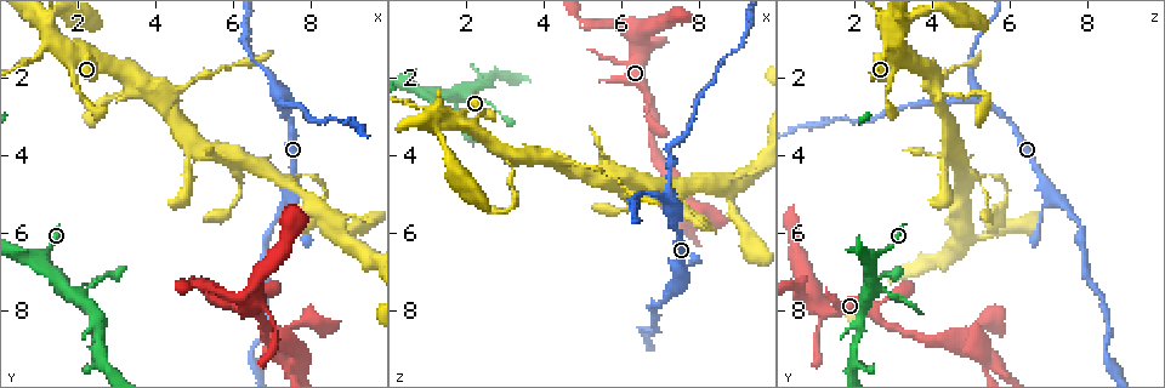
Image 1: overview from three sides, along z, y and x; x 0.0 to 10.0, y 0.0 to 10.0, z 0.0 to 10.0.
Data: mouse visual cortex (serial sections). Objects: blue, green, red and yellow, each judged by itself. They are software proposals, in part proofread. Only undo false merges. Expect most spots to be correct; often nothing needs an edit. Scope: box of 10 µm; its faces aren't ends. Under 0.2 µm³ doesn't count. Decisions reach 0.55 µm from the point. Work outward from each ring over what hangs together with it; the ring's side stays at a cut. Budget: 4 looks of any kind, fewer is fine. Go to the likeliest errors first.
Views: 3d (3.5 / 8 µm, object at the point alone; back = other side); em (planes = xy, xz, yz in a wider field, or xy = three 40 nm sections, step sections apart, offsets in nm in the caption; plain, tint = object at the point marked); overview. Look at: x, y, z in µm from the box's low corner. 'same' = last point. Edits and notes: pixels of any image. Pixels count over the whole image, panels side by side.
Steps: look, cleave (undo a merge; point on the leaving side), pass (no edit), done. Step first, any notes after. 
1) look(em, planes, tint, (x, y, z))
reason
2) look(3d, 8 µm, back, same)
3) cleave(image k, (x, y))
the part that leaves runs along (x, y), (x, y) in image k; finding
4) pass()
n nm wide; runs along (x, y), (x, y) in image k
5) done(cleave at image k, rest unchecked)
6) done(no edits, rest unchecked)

look(em, xy, step 5, tint, (7.30, 2.55, 5.15))
arms part here

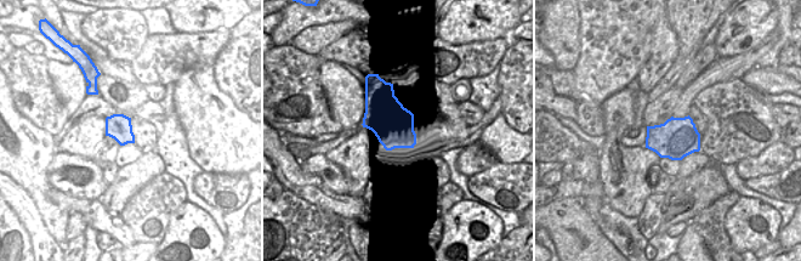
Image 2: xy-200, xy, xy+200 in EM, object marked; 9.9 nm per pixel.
look(3d, 3.5 µm, same)
wider look

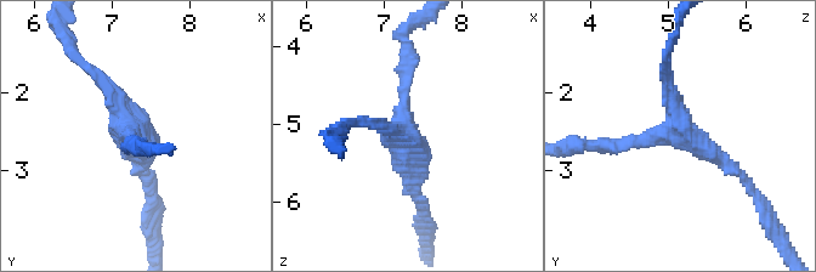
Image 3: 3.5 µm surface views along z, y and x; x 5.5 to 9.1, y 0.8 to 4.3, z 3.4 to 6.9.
pass()
runs along (741, 174), (681, 134), (598, 145) in image 3; one cell here

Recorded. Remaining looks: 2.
look(3d, 3.5 µm, (6.40, 9.10, 8.45))
abrupt turn

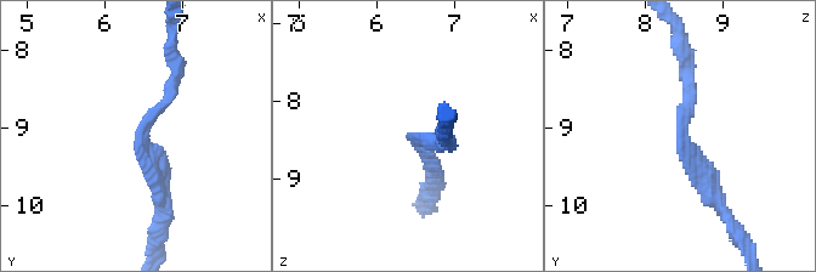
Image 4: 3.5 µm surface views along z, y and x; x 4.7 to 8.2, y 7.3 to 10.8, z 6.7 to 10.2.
look(em, xy, step 2, tint, (6.45, 9.15, 8.45))
arms of 150, 200 nm

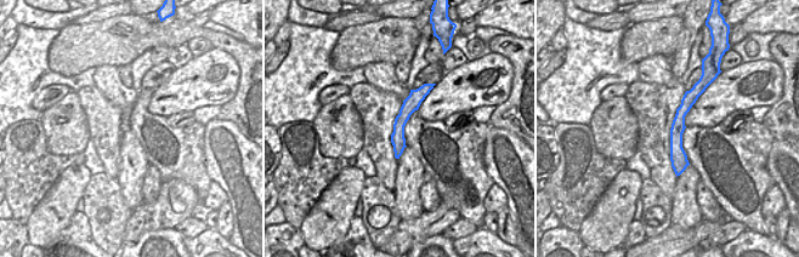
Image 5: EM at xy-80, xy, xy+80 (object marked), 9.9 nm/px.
pass()
runs along (686, 72), (680, 142), (720, 203) in image 4; one cell here

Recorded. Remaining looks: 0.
done(no edits, rest unchecked)

